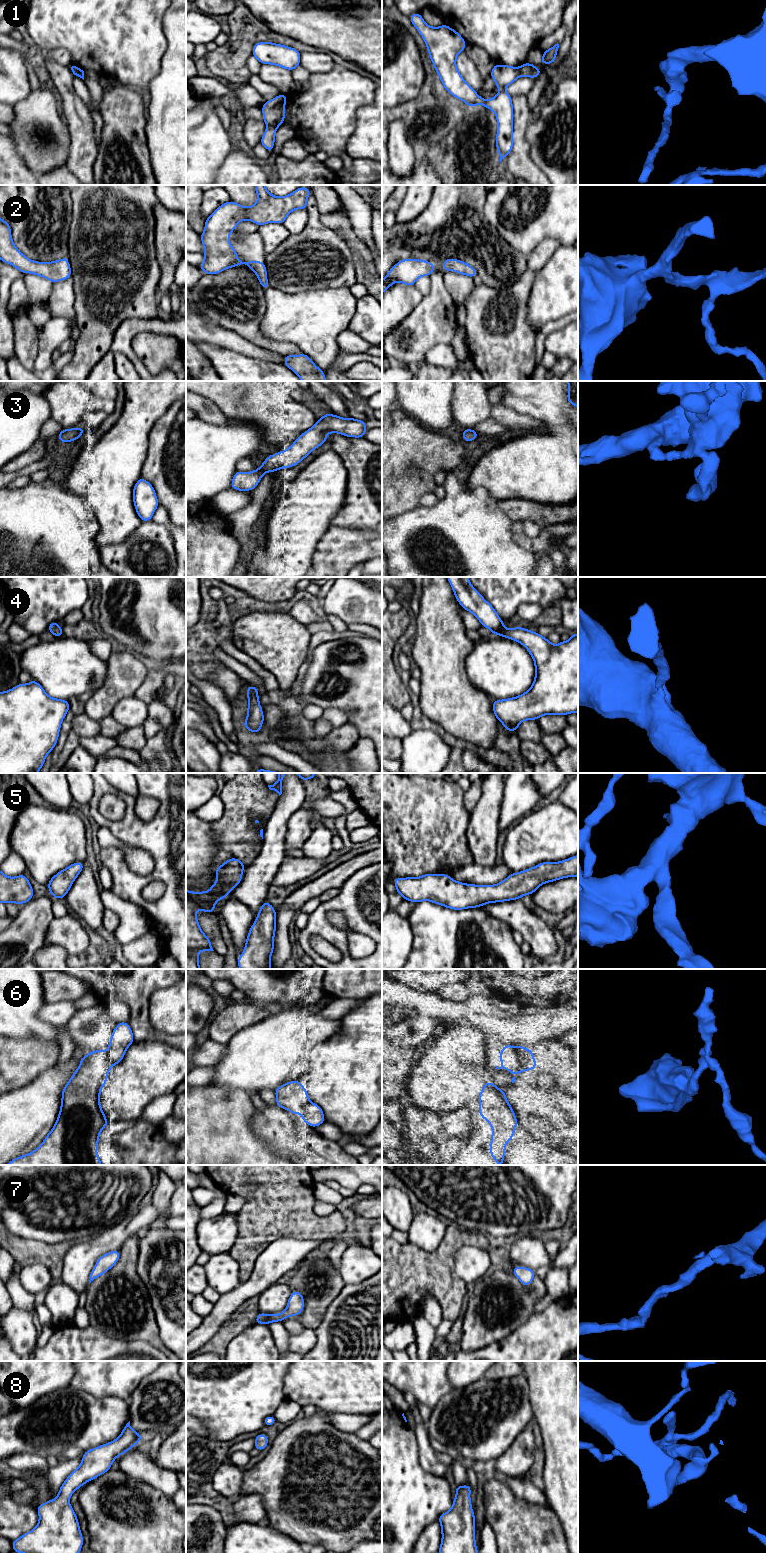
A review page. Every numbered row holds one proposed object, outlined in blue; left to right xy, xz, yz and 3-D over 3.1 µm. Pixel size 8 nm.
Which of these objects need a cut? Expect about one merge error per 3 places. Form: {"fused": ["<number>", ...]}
{"fused": ["1", "6"]}

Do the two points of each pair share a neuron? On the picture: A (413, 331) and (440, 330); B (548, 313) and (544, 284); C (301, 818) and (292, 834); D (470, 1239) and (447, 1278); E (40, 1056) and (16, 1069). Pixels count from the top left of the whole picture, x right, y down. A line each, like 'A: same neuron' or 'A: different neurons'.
A: same neuron
B: same neuron
C: same neuron
D: same neuron
E: same neuron

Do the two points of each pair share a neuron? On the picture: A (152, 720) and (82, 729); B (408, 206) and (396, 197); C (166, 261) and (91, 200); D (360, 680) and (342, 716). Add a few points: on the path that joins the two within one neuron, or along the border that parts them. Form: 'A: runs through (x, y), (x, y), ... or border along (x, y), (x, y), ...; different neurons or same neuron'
A: runs through (135, 735), (100, 735); same neuron
B: border along (405, 195), (395, 210); different neurons
C: border along (154, 230), (155, 258), (161, 276); different neurons
D: border along (324, 709), (344, 710), (348, 714), (347, 722); different neurons

